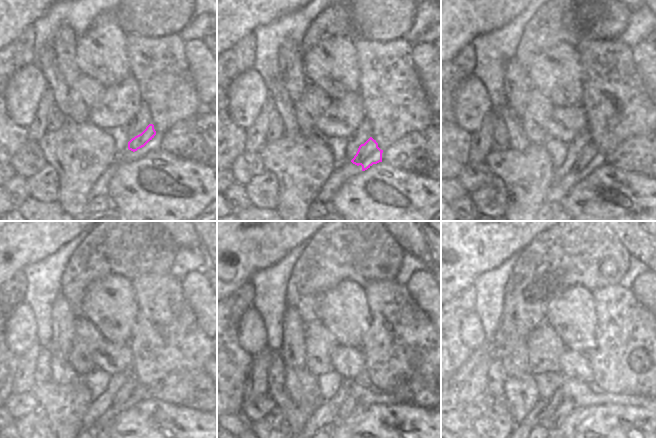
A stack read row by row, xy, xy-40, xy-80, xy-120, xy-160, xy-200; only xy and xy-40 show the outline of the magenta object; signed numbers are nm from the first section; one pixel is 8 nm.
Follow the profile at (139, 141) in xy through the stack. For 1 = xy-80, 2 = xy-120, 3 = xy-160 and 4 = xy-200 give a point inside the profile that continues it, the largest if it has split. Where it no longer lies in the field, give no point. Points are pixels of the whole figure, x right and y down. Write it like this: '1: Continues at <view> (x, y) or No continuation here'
1: Continues at xy-80 (589, 158)
2: Continues at xy-120 (132, 392)
3: Continues at xy-160 (349, 404)
4: Continues at xy-200 (553, 423).

